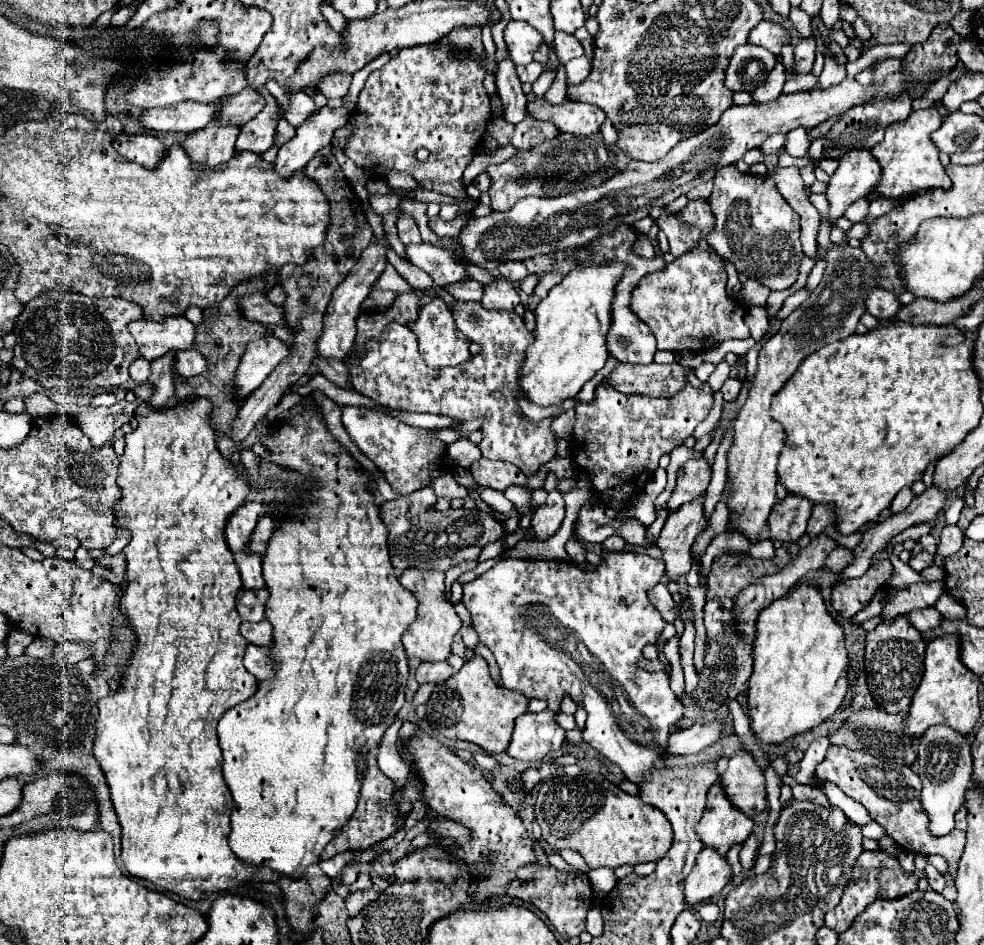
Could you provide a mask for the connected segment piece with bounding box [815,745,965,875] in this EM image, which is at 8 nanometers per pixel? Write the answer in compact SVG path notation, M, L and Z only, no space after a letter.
M831 745L825 759L817 765L815 777L819 781L831 781L835 783L847 797L859 801L867 807L871 817L885 827L887 835L893 837L893 841L911 853L927 853L927 855L941 855L949 863L949 873L955 875L957 863L963 855L965 845L965 833L953 829L945 837L933 837L929 833L929 817L925 817L925 811L921 809L921 779L913 769L907 765L893 763L889 759L877 759L869 753L851 751L847 747Z

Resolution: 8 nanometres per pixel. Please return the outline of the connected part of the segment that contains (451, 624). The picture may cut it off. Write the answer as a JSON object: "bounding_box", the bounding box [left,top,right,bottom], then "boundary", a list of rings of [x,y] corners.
{"bounding_box":[399,569,461,661],"boundary":[[[405,569],[405,573],[401,573],[399,577],[399,583],[405,589],[409,589],[419,601],[417,619],[409,625],[407,633],[403,635],[405,653],[409,657],[417,657],[421,661],[445,661],[451,653],[451,641],[453,635],[461,629],[461,619],[445,597],[443,581],[445,581],[443,571],[425,571],[425,569]]]}

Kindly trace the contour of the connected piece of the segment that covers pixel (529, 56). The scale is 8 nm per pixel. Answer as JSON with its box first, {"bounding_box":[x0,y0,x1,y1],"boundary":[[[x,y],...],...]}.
{"bounding_box":[505,21,544,65],"boundary":[[[511,21],[505,27],[505,43],[515,65],[527,65],[533,61],[533,55],[544,39],[527,21]]]}

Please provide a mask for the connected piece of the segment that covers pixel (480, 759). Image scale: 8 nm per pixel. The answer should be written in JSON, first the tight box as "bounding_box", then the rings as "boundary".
{"bounding_box":[473,752,500,770],"boundary":[[[475,752],[473,753],[473,758],[475,762],[484,769],[493,770],[500,767],[500,764],[497,762],[497,760],[490,755]]]}

